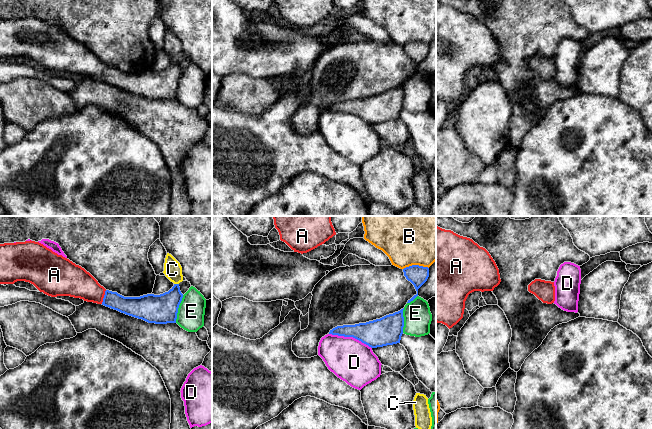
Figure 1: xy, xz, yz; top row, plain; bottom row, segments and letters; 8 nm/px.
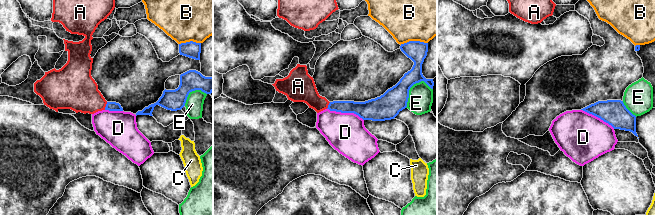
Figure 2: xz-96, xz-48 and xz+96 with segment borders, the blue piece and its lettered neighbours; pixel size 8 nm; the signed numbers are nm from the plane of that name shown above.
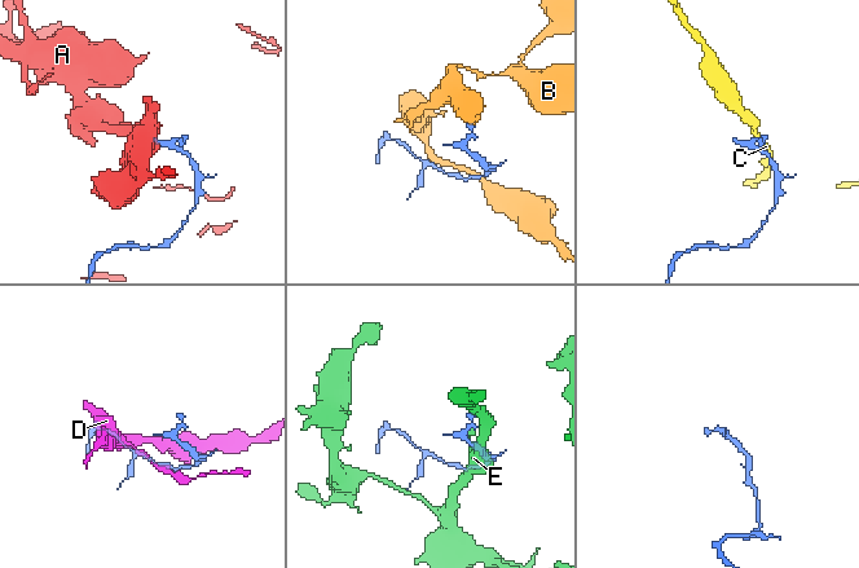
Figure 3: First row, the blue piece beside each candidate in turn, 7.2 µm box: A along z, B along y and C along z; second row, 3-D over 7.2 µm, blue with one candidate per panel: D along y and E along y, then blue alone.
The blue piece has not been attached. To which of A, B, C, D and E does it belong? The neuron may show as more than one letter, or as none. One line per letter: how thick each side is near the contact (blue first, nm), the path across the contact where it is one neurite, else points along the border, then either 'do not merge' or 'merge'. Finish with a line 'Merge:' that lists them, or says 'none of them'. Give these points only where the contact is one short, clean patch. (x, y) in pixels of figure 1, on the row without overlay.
A: calibres 160 and 240 nm; way xy (133, 82), (124, 81), (104, 73), (77, 58); merge
B: calibres 160 and 340 nm; border xz (428, 43), (409, 41), (403, 45); do not merge
C: calibres 240 and 140 nm; border xy (174, 59), (178, 60); do not merge
D: calibres 220 and 340 nm; do not merge
E: calibres 240 and 220 nm; do not merge
Merge: A

